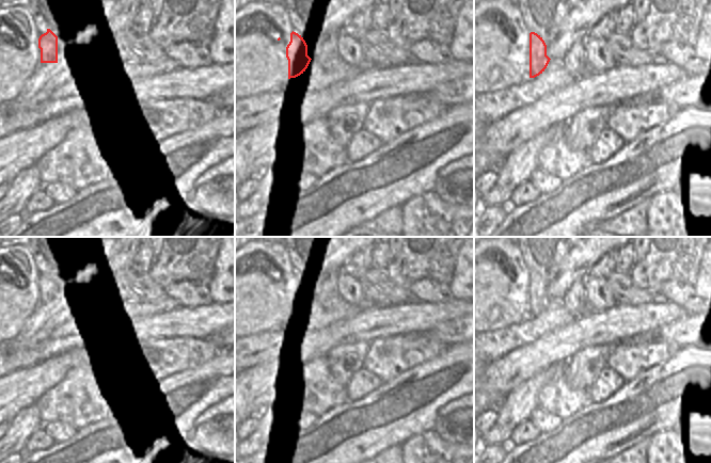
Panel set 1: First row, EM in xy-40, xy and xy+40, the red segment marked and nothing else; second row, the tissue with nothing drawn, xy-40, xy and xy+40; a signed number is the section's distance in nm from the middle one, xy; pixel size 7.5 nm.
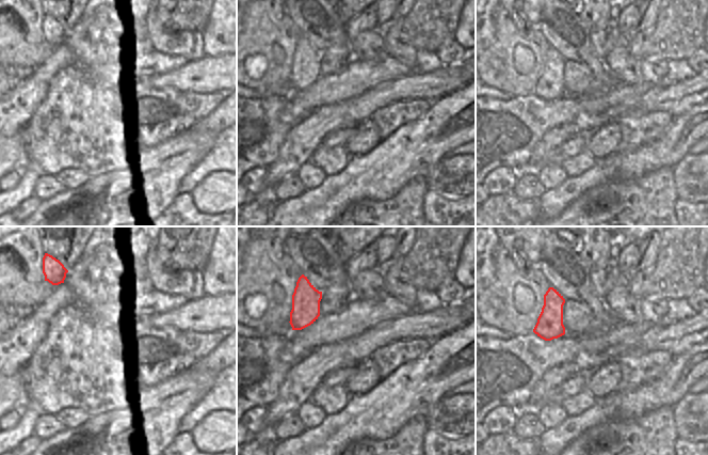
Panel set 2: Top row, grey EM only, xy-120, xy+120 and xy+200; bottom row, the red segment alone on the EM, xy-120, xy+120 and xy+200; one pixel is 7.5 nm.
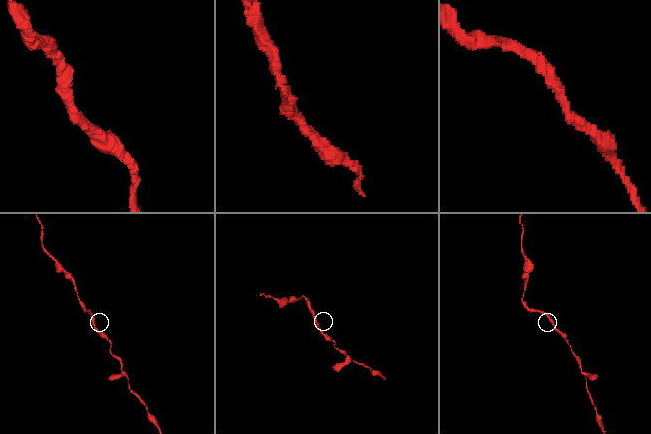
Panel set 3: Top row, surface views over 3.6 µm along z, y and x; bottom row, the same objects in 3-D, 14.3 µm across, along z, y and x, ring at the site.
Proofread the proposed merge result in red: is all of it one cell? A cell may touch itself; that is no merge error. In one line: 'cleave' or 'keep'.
keep

